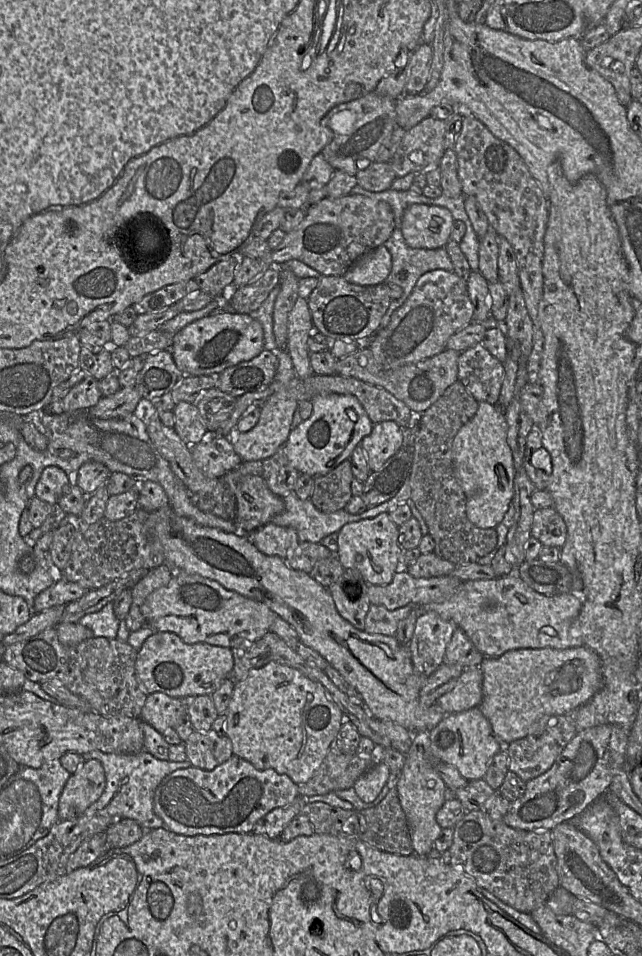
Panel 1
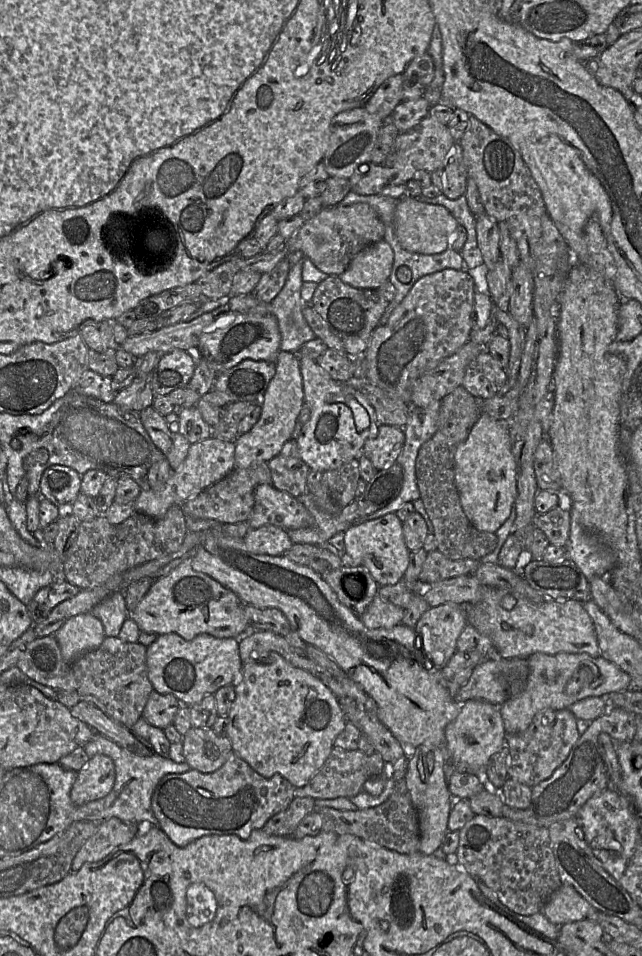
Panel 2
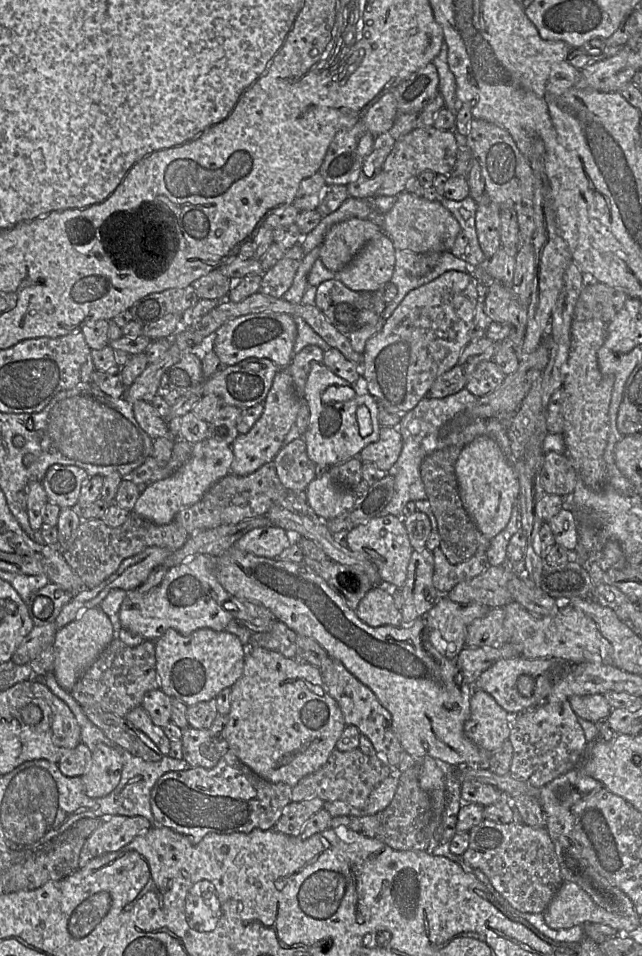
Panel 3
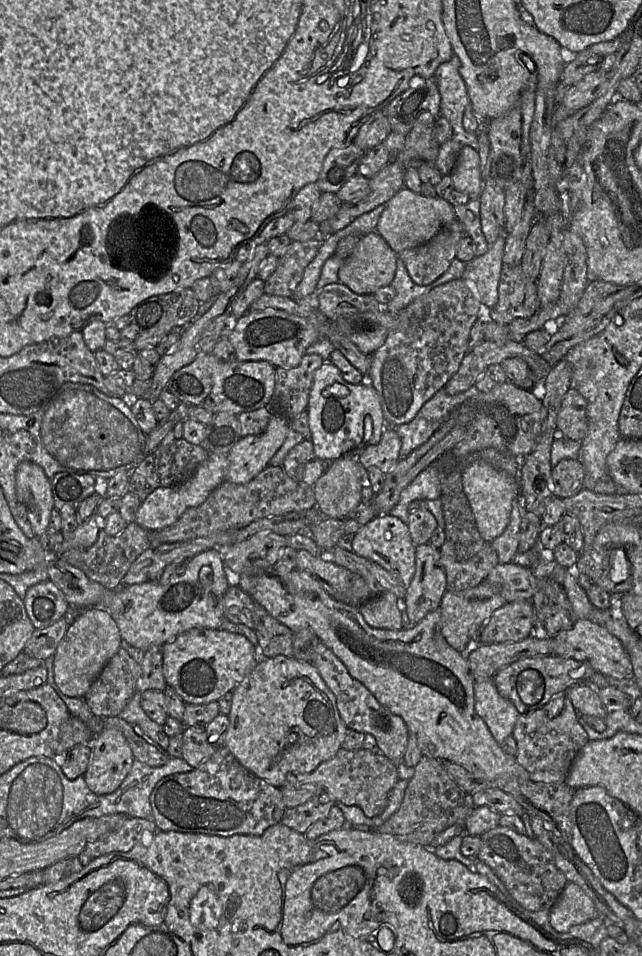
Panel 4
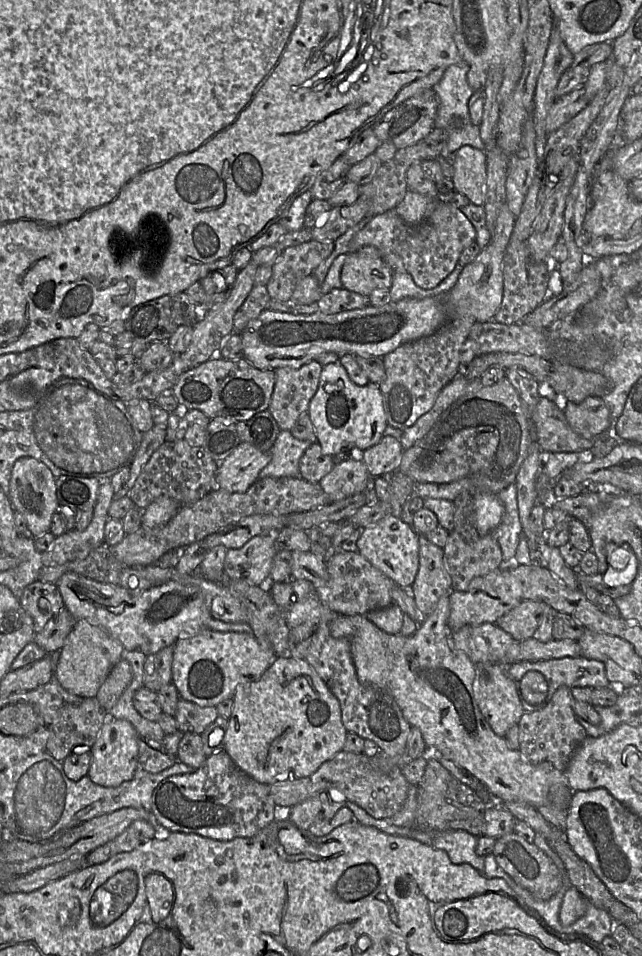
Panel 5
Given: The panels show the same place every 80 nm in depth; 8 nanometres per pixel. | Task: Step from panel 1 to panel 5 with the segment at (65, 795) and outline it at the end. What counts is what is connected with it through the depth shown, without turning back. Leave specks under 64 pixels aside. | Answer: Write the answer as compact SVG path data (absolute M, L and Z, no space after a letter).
M109 716L90 749L91 765L87 776L91 781L103 787L118 787L131 780L139 765L139 738L137 730L129 721Z

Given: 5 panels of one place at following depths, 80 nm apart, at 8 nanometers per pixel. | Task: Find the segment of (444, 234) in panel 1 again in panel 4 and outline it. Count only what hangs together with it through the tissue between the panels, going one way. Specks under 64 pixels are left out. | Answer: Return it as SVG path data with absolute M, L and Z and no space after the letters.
M403 187L385 204L375 231L398 254L427 243L442 228L456 220L453 206L447 200L438 196L426 197Z

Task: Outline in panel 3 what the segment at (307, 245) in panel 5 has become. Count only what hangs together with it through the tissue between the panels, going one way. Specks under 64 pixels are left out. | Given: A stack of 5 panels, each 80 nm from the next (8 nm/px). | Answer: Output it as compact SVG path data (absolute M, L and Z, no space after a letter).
M297 243L287 250L275 266L263 272L259 292L275 298L282 298L291 287L304 257L301 244Z

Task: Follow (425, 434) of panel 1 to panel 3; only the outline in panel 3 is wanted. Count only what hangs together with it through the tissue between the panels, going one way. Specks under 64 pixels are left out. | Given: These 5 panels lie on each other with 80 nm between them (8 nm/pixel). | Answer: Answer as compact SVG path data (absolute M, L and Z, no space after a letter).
M450 445L437 449L425 456L420 465L427 500L438 524L441 538L439 548L452 564L462 563L475 554L485 553L490 545L490 540L478 530L466 512L460 497L455 464L463 447Z

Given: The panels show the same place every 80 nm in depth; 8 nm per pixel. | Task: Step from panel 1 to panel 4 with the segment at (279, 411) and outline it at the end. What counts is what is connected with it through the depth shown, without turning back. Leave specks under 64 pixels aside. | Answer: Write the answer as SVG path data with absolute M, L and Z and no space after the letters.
M272 411L266 430L260 435L241 437L228 453L229 465L225 480L245 484L269 465L270 459L283 444L291 421Z

